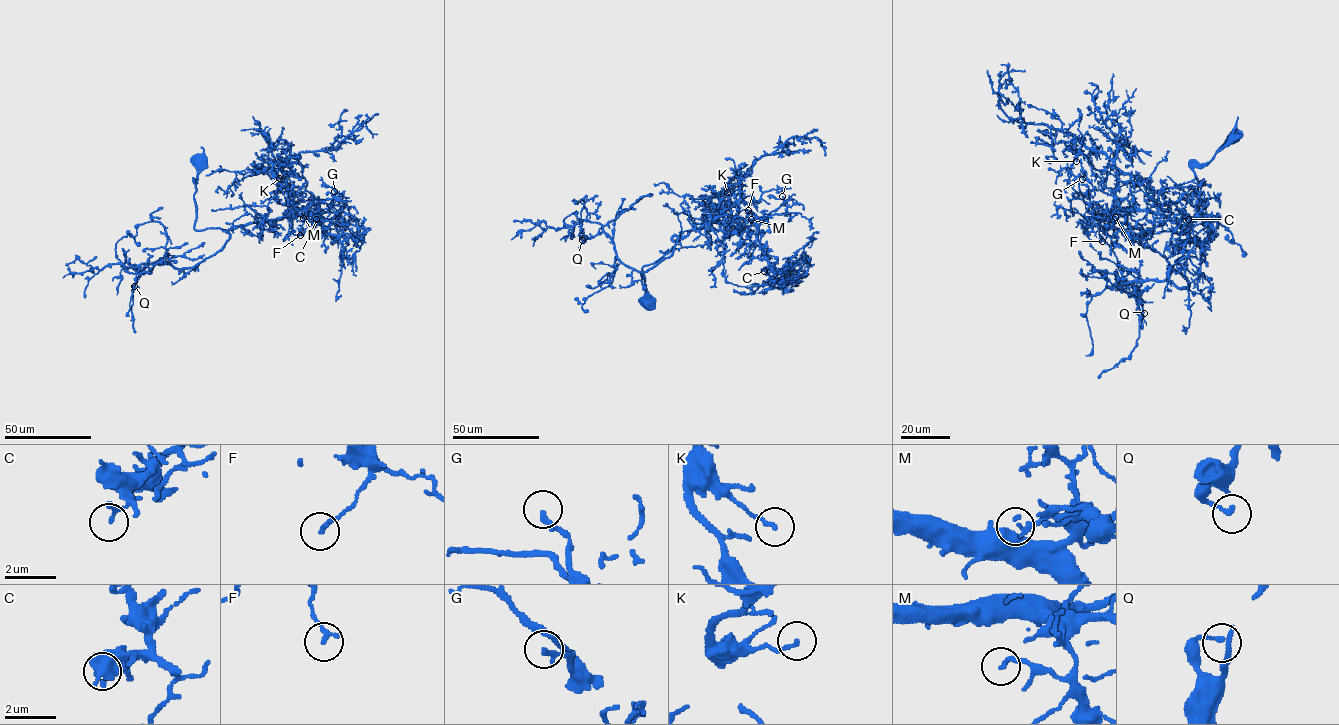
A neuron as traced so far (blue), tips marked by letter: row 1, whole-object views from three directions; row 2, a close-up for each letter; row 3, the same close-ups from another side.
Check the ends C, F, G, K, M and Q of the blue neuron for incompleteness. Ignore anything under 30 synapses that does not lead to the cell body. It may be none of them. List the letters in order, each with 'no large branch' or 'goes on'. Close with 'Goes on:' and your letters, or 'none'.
C: no large branch
F: no large branch
G: goes on
K: no large branch
M: no large branch
Q: no large branch
Goes on: G

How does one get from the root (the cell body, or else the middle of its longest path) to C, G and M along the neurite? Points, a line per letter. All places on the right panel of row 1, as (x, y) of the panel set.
C: (1233, 135), (1193, 169), (1199, 212), (1180, 234), (1145, 234), (1109, 215), (1138, 210), (1188, 219)
G: (1233, 135), (1193, 169), (1199, 212), (1180, 234), (1112, 222), (1121, 211), (1116, 199), (1082, 179)
M: (1233, 135), (1208, 162), (1193, 169), (1199, 212), (1180, 234), (1145, 234), (1109, 219), (1112, 212), (1115, 217)

